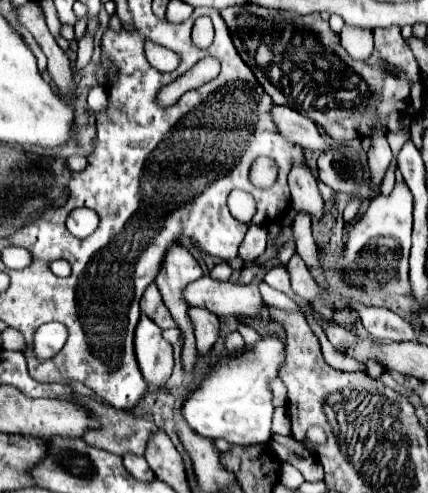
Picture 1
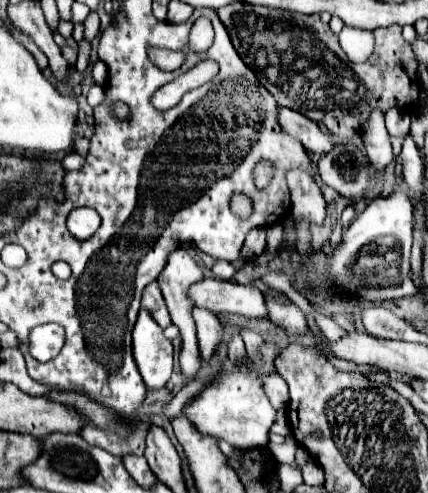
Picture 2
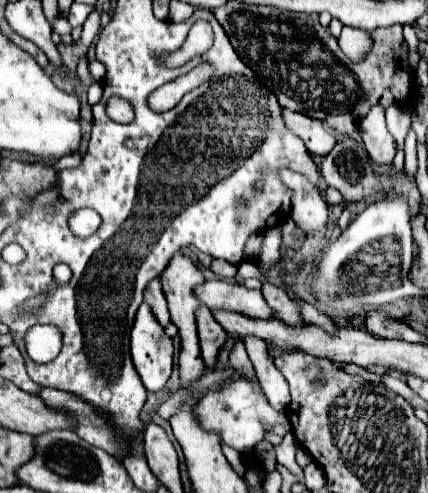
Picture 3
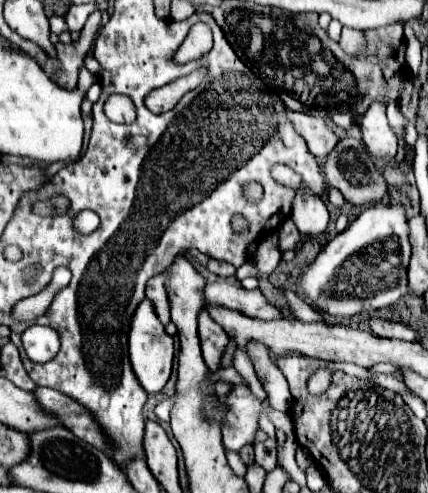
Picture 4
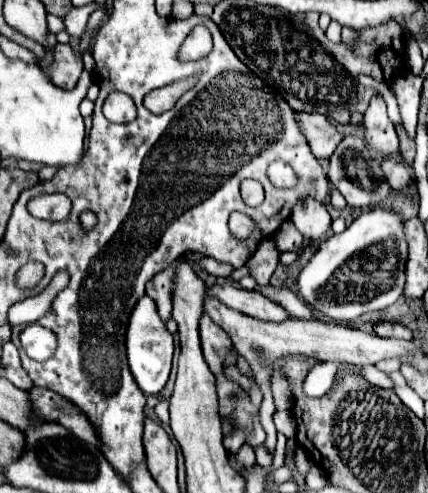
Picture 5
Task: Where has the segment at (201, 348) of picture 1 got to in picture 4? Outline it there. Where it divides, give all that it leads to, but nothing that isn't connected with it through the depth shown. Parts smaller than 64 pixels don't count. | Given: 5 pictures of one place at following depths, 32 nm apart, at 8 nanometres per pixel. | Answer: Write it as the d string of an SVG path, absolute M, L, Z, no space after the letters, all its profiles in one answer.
M202 310L200 316L198 316L198 332L202 334L202 356L204 356L204 362L210 368L210 372L218 372L222 356L224 356L224 350L230 344L230 338L222 330L222 326L218 326L208 316L206 310Z

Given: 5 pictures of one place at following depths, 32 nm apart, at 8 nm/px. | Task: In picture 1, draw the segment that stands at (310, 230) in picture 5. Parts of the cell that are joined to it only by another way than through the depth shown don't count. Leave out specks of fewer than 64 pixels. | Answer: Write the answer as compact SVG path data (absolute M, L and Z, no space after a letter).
M296 164L288 174L288 186L292 192L292 208L300 214L306 212L312 220L322 220L324 216L324 200L318 192L318 182L310 168L304 164Z

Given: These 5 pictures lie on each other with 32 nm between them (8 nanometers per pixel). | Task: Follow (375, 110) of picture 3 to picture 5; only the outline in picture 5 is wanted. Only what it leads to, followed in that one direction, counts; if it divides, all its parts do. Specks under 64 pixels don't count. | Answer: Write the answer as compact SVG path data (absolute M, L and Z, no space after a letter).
M374 96L370 100L364 114L364 138L380 152L398 152L398 136L386 114L386 102L382 96Z

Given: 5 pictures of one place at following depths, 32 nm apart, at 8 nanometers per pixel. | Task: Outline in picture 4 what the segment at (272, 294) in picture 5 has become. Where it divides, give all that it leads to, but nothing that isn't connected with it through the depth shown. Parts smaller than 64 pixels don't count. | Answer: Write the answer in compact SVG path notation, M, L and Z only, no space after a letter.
M282 290L282 294L284 294L286 304L290 306L290 310L292 310L292 314L294 314L296 318L300 318L300 320L304 320L304 322L322 320L322 316L320 316L310 304L306 304L302 298L298 298L292 290Z

